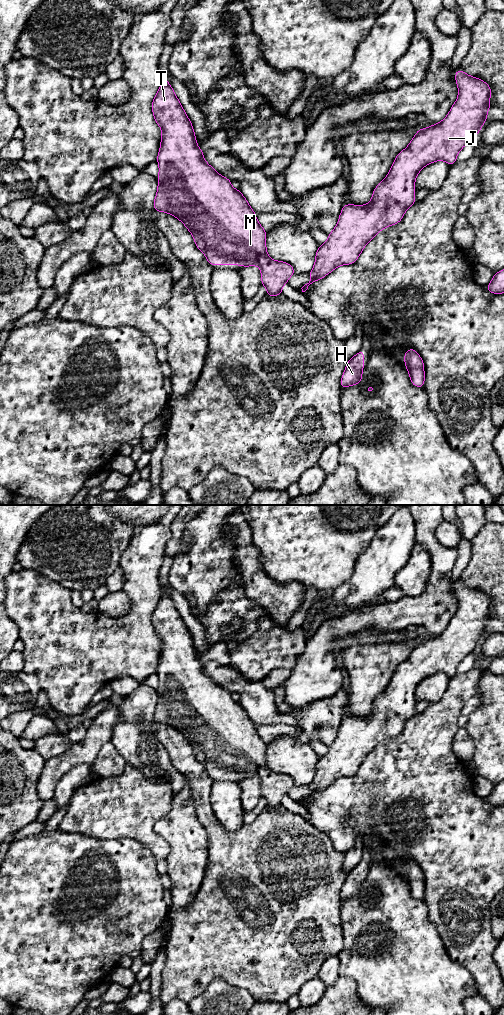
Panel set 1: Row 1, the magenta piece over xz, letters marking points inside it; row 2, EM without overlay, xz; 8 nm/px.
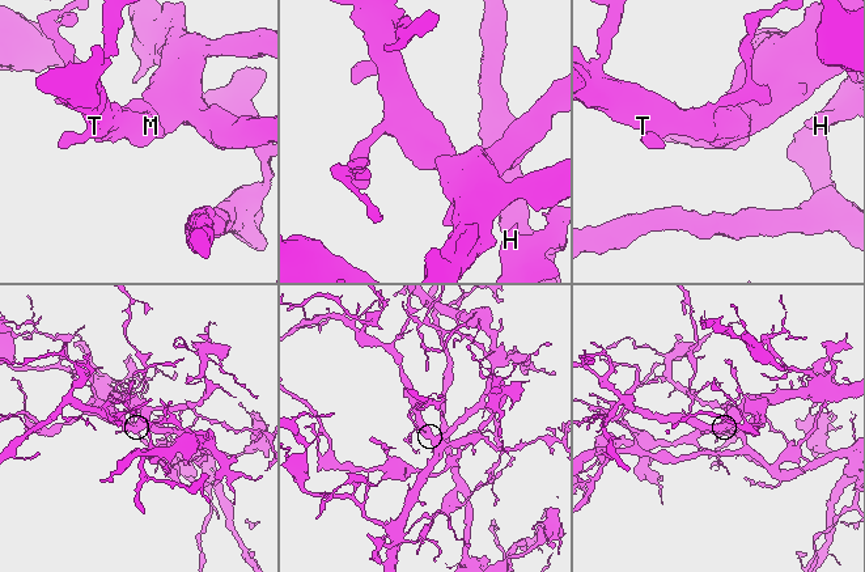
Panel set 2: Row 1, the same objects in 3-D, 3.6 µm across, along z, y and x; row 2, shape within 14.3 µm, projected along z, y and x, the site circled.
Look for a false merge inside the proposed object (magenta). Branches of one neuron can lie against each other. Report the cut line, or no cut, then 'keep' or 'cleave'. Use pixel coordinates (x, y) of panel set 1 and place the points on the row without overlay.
no cut; keep

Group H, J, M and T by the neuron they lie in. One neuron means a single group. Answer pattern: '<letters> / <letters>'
H J M T

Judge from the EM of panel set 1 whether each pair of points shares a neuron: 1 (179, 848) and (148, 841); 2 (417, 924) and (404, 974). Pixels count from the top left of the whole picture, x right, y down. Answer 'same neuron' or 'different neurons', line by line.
1: different neurons
2: same neuron

